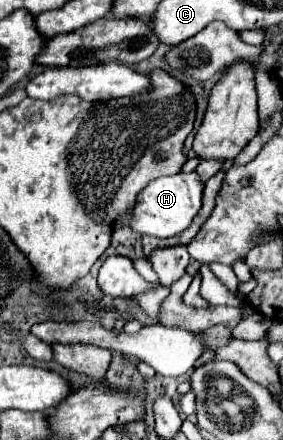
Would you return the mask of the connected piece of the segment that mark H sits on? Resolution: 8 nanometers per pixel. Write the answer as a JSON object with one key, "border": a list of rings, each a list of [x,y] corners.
{"border":[[[177,173],[169,177],[159,177],[151,181],[137,195],[129,225],[139,235],[151,235],[159,239],[179,235],[191,225],[193,217],[201,209],[201,195],[203,195],[203,185],[199,183],[199,177],[195,173]]]}

